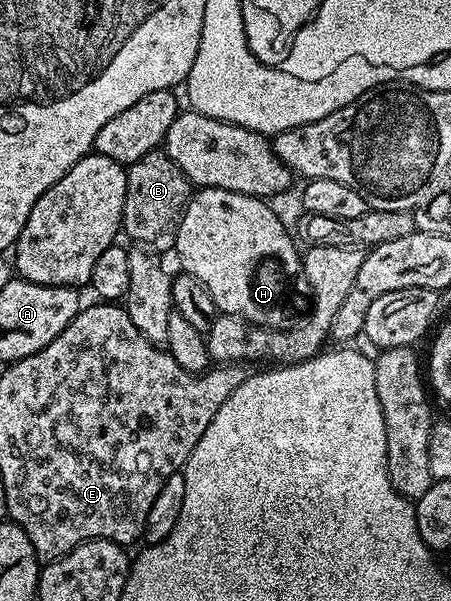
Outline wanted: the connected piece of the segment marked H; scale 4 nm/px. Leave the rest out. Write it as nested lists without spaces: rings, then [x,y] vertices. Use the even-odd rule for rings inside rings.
[[[199,188],[186,202],[181,218],[178,222],[178,234],[174,240],[173,252],[178,253],[178,261],[182,264],[181,268],[200,279],[204,287],[208,287],[208,295],[212,295],[212,303],[216,303],[219,314],[228,317],[243,317],[249,321],[251,326],[263,329],[290,329],[299,320],[300,315],[305,314],[312,304],[312,294],[310,285],[306,281],[306,275],[302,271],[302,253],[294,246],[292,238],[286,234],[286,225],[274,214],[273,204],[267,203],[261,197],[249,197],[240,195],[236,191],[224,191],[223,189],[203,189]]]

